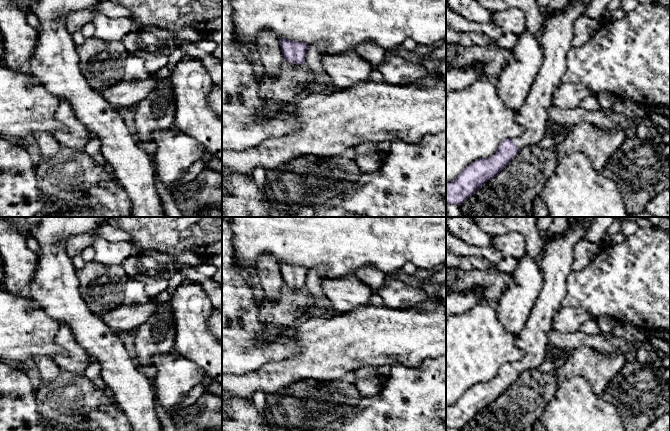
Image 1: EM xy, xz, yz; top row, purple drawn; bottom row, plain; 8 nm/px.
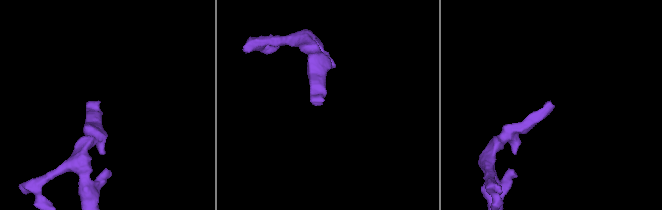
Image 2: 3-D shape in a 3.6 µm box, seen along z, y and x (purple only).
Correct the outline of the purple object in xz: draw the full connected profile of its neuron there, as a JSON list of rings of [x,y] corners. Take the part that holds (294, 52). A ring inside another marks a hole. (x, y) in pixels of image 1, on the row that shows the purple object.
[[[280,38],[279,44],[284,60],[297,65],[305,63],[305,56],[309,45],[303,42],[291,41],[286,38]]]

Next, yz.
[[[569,0],[565,9],[545,16],[545,27],[538,36],[544,52],[540,71],[532,84],[526,102],[516,113],[516,122],[524,128],[523,133],[514,139],[504,139],[496,153],[489,158],[480,158],[469,164],[456,179],[446,182],[446,203],[460,206],[486,182],[497,176],[522,149],[538,145],[547,134],[549,117],[547,109],[553,105],[553,95],[566,71],[566,55],[572,47],[575,20],[584,14],[590,0]]]

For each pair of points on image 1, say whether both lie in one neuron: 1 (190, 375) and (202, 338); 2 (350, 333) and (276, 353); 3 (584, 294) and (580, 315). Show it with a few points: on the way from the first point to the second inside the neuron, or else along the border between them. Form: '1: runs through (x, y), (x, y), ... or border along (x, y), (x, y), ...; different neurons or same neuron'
1: border along (174, 350), (194, 362), (206, 374); different neurons
2: border along (285, 336), (290, 338), (299, 350), (279, 360); different neurons
3: border along (561, 305), (583, 309), (592, 318); different neurons

